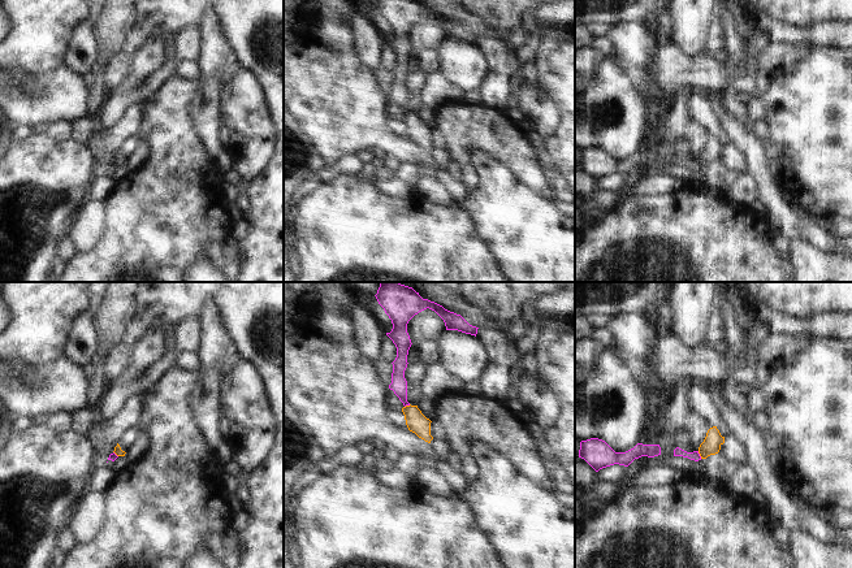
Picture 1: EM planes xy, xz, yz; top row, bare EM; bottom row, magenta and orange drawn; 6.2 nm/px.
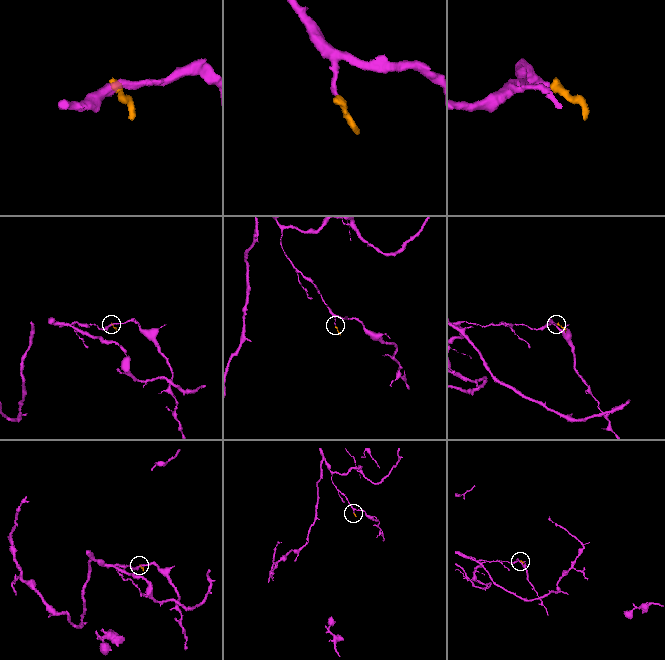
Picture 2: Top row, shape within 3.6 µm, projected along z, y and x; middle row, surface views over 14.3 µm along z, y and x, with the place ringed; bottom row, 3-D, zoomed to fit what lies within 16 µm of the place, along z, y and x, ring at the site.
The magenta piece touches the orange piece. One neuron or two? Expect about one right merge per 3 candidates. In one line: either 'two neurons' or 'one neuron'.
two neurons

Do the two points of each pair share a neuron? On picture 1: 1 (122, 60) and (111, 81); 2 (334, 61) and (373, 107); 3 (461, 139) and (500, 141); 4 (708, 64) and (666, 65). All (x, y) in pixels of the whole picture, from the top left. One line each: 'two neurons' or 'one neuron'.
1: one neuron
2: one neuron
3: one neuron
4: one neuron

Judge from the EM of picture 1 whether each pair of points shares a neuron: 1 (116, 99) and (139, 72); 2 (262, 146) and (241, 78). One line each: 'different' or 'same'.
1: same
2: same

